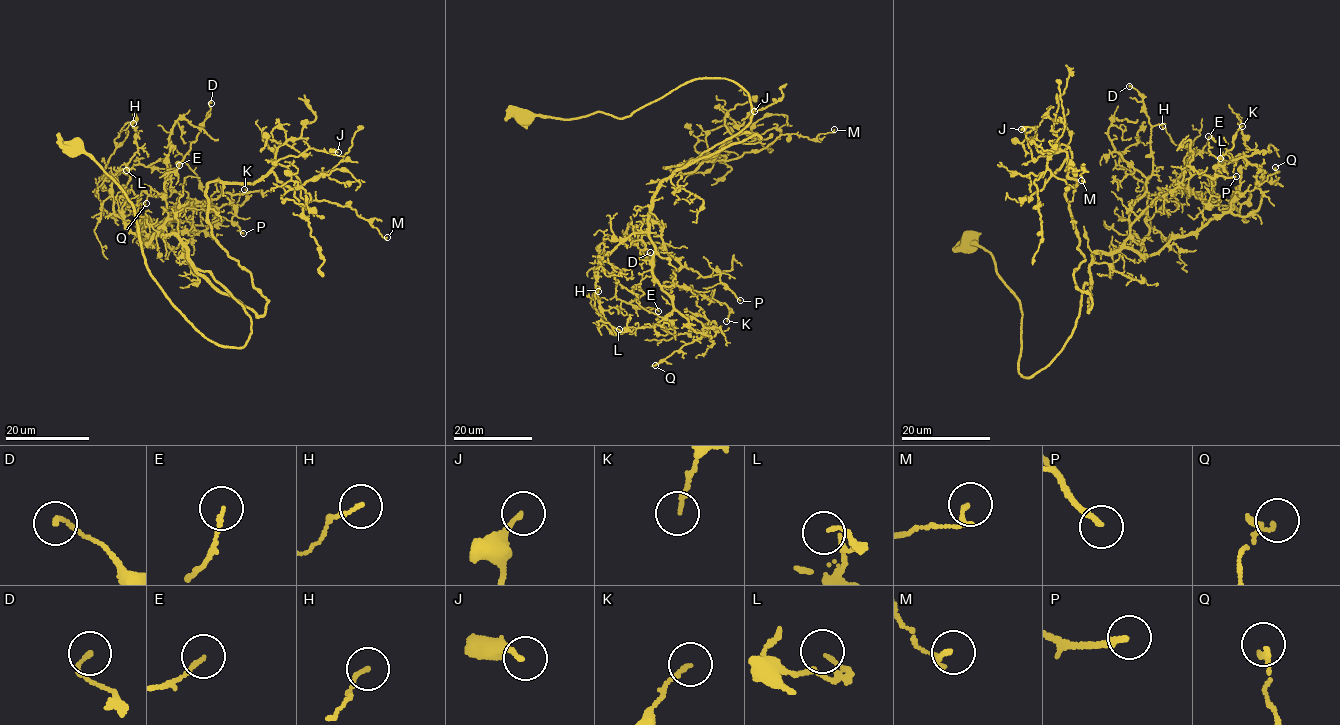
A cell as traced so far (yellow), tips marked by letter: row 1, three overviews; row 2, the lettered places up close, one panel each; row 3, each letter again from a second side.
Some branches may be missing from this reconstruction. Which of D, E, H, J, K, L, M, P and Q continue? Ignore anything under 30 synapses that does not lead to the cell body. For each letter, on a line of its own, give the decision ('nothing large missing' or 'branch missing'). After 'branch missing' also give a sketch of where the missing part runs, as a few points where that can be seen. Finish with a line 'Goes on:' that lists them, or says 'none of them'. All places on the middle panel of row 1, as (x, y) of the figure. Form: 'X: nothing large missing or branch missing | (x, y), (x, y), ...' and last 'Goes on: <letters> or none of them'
D: nothing large missing
E: nothing large missing
H: nothing large missing
J: nothing large missing
K: nothing large missing
L: nothing large missing
M: nothing large missing
P: nothing large missing
Q: nothing large missing
Goes on: none of them

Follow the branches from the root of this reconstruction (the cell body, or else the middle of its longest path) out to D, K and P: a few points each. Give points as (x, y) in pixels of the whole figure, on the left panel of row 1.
D: (72, 145), (132, 204), (174, 308), (239, 348), (244, 307), (158, 231), (164, 182), (211, 103)
K: (72, 145), (132, 204), (174, 308), (237, 348), (244, 307), (158, 231), (189, 199), (209, 213), (244, 189)
P: (72, 145), (132, 204), (174, 308), (237, 348), (244, 307), (158, 231), (225, 192), (243, 233)

